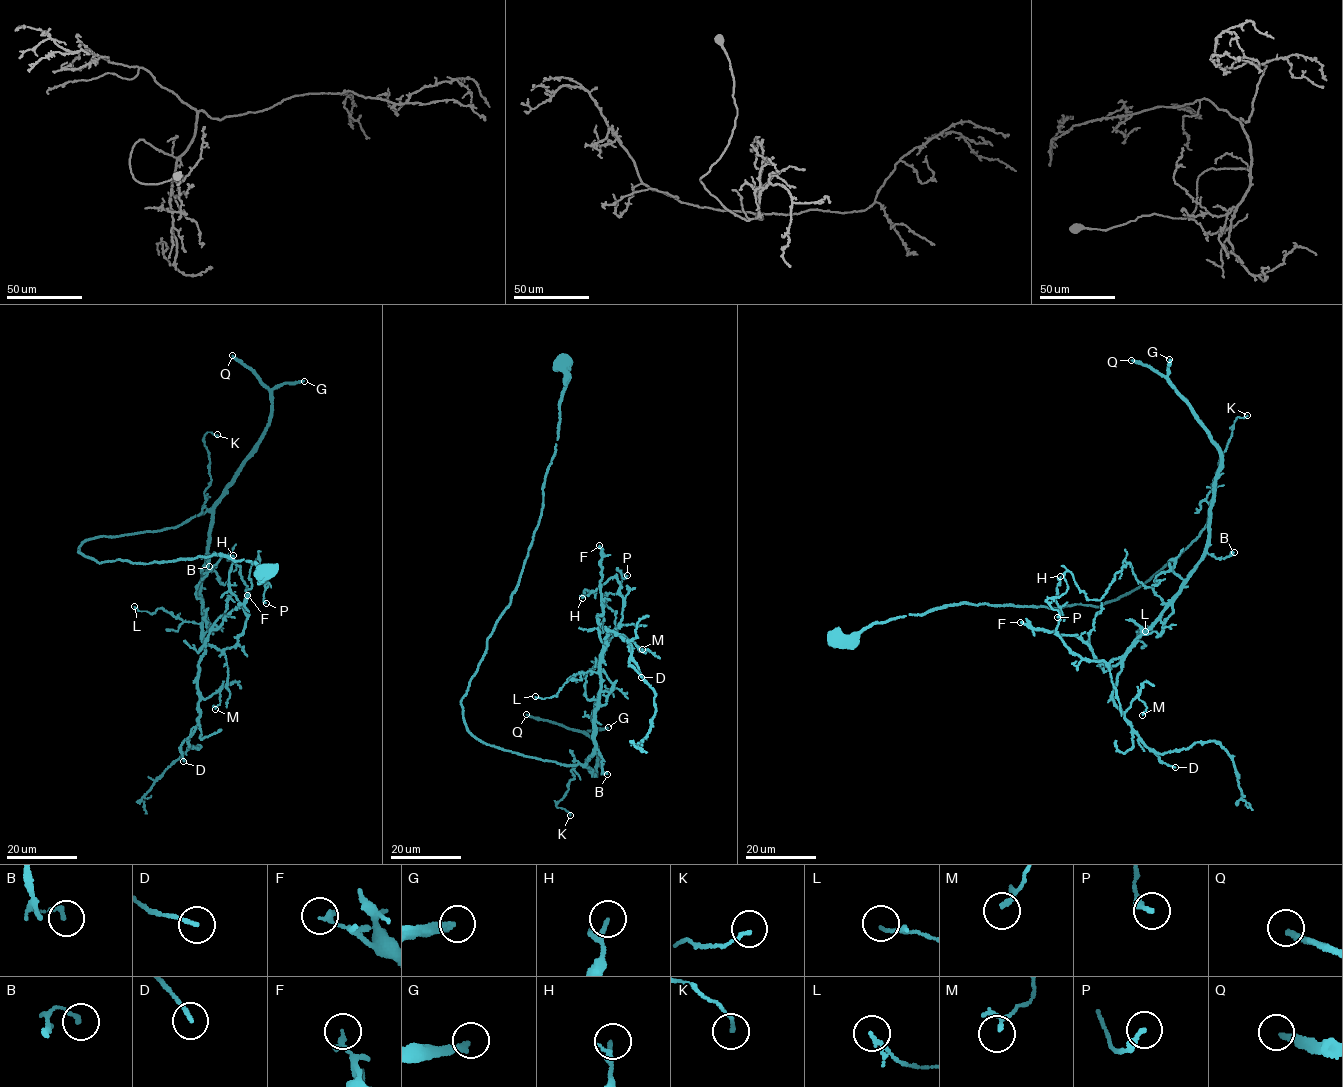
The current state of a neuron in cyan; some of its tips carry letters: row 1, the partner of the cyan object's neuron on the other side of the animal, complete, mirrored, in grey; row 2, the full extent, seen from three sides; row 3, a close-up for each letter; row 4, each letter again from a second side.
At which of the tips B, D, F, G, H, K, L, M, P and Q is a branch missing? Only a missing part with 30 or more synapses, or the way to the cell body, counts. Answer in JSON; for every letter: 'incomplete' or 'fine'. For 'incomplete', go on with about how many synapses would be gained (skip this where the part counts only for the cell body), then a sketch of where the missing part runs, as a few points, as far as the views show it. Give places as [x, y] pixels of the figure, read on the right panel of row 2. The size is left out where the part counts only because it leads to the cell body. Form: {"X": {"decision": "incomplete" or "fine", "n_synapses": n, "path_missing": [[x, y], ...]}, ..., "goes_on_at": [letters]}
{"B": {"decision": "fine"}, "D": {"decision": "fine"}, "F": {"decision": "fine"}, "G": {"decision": "incomplete", "n_synapses": 500}, "H": {"decision": "fine"}, "K": {"decision": "fine"}, "L": {"decision": "fine"}, "M": {"decision": "fine"}, "P": {"decision": "fine"}, "Q": {"decision": "incomplete", "n_synapses": 750}, "goes_on_at": ["G", "Q"]}

